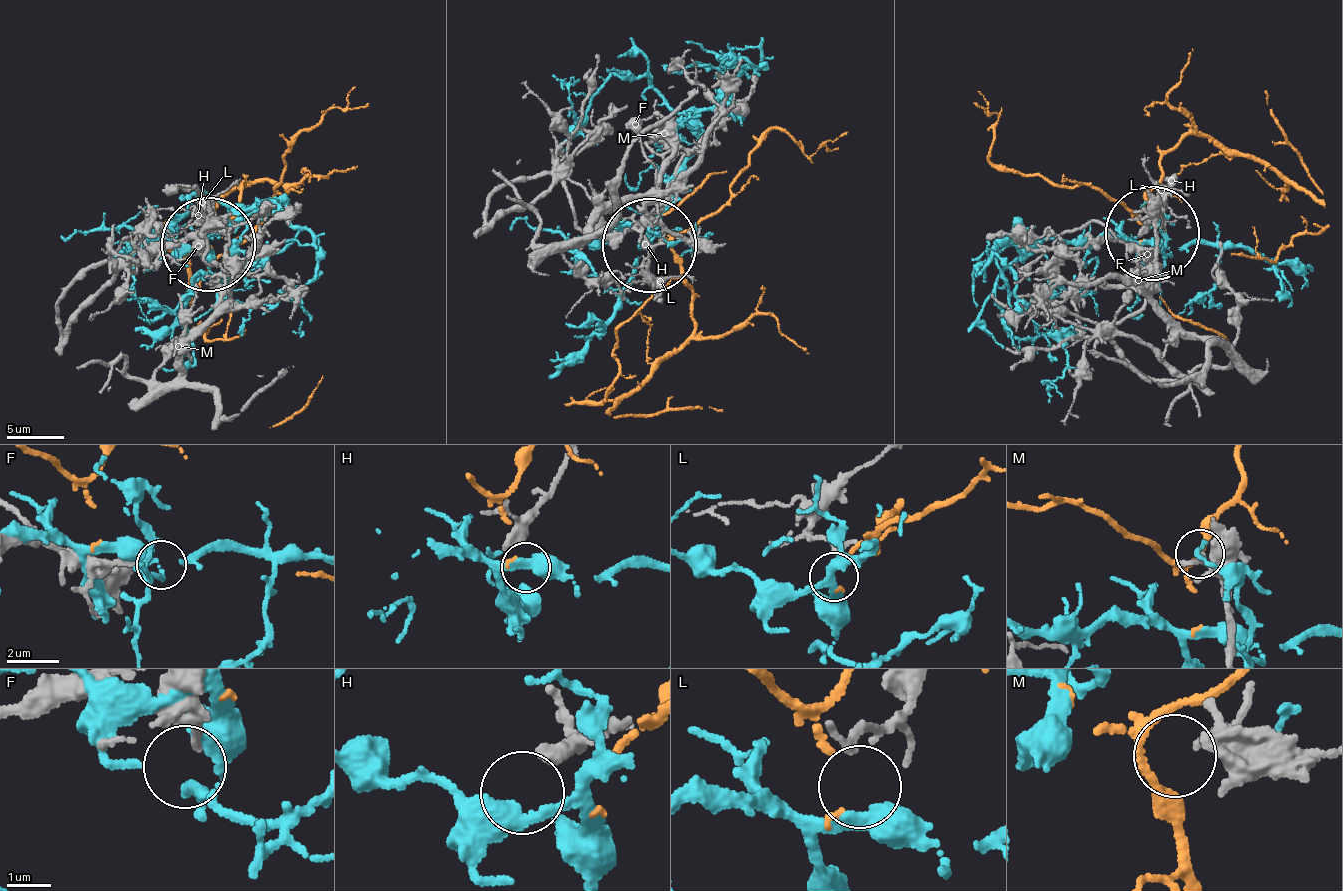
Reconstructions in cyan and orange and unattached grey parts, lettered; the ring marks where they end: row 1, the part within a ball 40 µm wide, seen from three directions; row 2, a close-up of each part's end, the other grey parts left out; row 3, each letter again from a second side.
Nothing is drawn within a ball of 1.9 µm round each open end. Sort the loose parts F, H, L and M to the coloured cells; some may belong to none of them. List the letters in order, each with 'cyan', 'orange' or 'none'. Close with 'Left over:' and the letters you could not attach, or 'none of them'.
F: none
H: none
L: cyan
M: none
Left over: F, H, M

